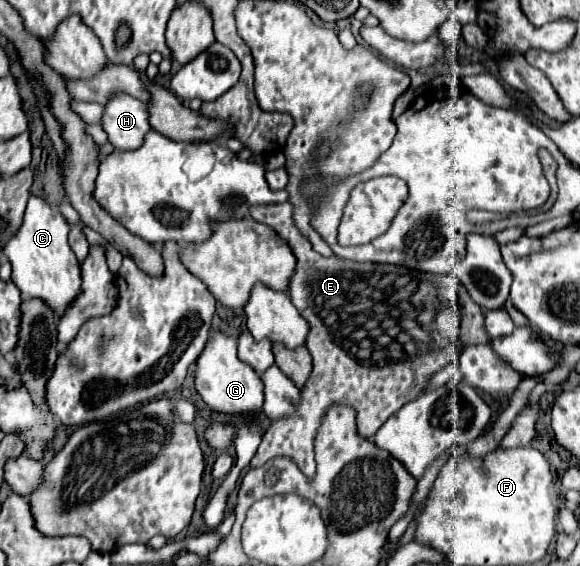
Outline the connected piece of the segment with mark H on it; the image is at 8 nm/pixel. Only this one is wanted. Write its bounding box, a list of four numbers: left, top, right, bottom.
[103,94,151,150]

